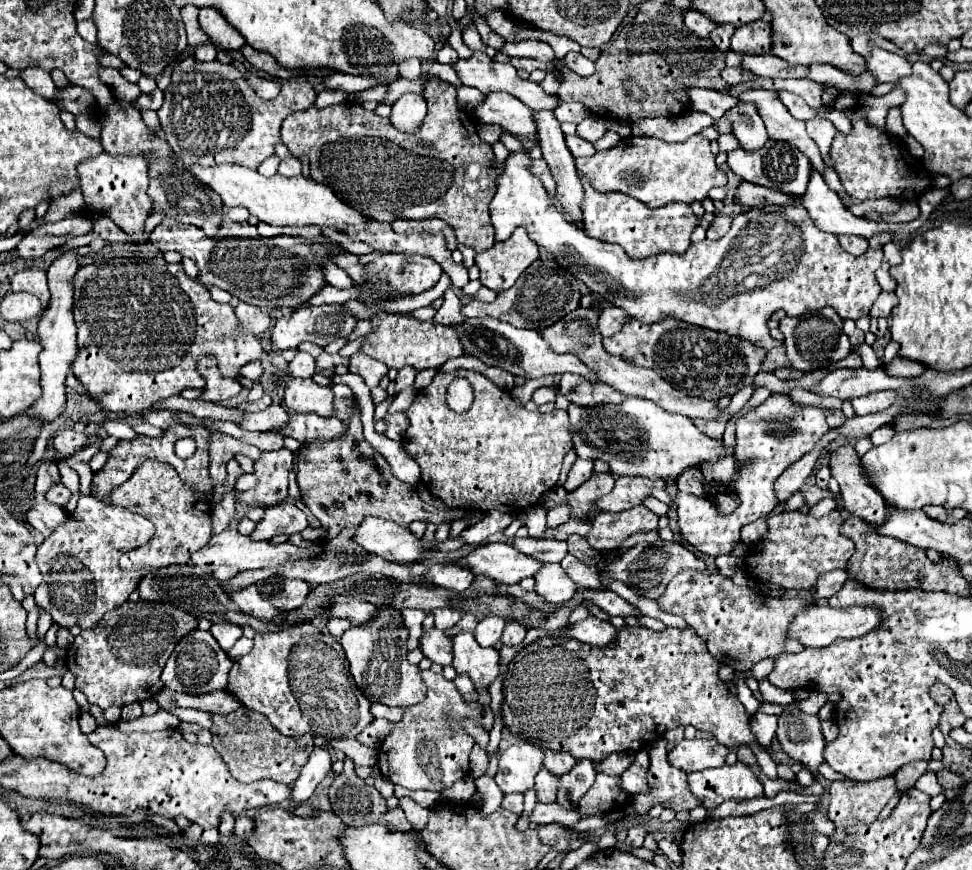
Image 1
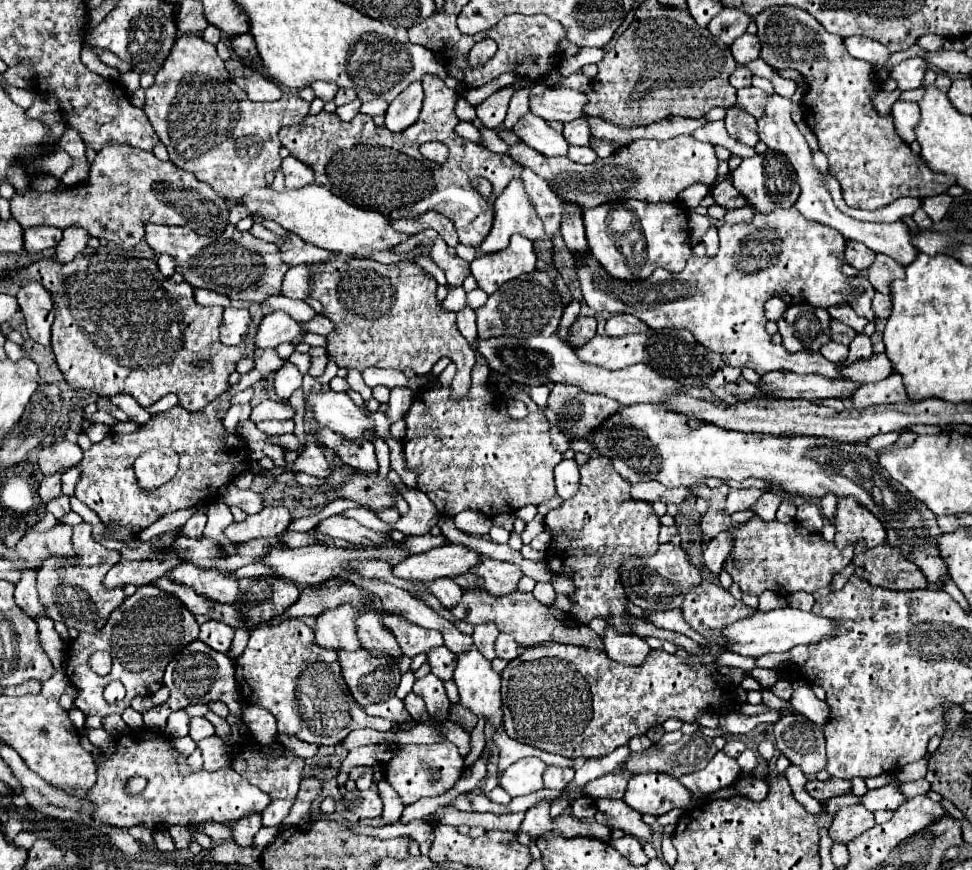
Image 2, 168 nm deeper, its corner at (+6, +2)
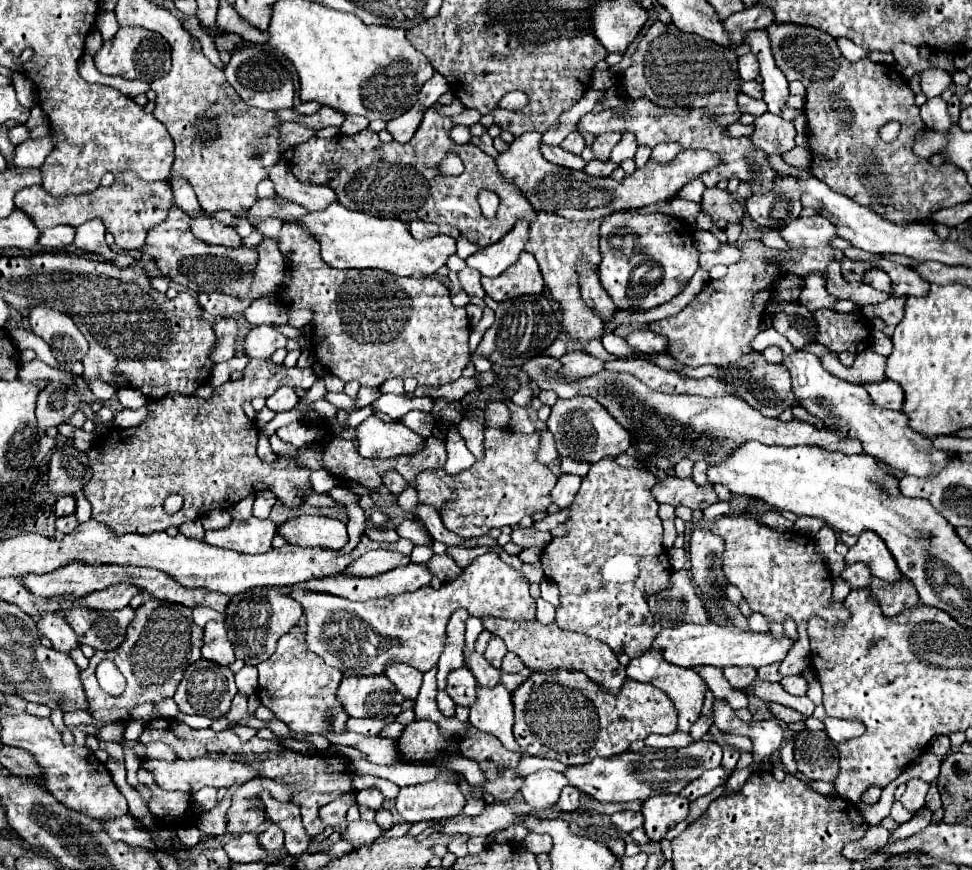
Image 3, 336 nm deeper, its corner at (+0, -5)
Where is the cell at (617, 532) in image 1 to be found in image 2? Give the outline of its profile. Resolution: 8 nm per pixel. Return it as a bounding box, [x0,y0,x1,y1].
[544,455,660,633]

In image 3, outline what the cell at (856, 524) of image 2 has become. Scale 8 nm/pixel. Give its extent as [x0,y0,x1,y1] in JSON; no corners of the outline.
[846,530,900,582]

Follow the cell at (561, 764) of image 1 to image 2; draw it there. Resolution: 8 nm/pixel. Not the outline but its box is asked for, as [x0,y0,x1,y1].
[544,767,574,791]

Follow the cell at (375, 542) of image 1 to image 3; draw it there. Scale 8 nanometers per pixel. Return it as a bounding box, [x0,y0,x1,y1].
[278,516,348,550]

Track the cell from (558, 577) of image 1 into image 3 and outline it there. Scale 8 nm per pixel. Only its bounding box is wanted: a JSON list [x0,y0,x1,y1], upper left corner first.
[536,598,554,624]

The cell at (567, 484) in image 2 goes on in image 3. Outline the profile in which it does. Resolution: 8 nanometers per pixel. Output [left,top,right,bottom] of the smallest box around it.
[552,474,582,508]

